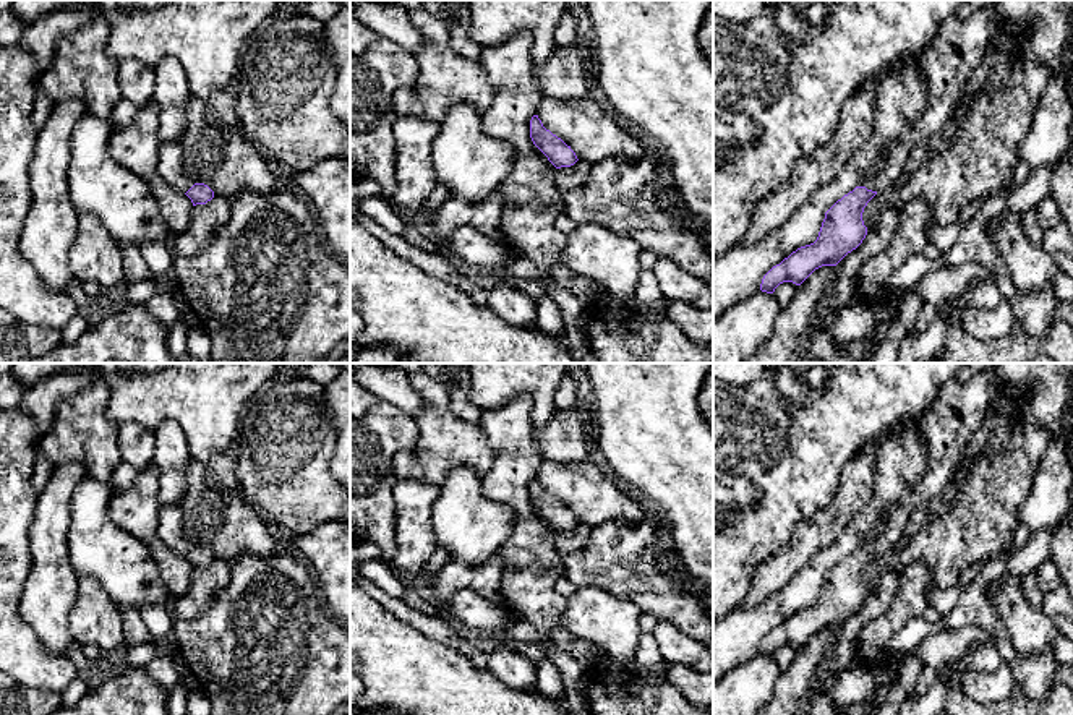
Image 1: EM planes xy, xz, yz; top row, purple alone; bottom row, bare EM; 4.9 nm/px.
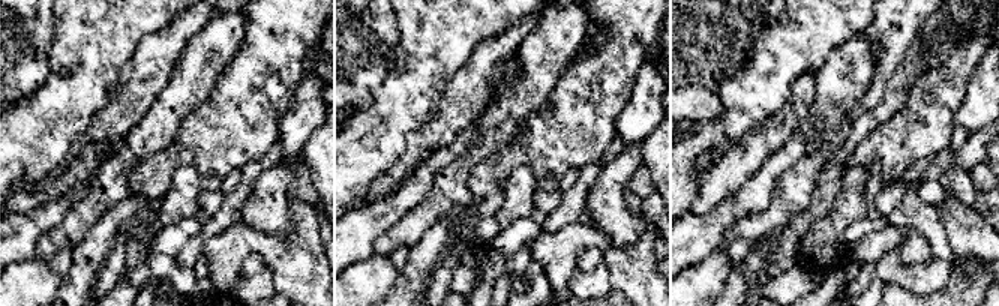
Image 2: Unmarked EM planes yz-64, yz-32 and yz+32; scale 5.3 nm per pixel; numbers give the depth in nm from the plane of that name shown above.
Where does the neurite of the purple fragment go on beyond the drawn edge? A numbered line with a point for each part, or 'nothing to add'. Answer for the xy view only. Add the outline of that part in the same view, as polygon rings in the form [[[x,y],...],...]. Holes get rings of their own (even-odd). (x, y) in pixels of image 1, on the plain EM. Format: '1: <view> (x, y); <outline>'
1: xy (170, 518); [[[180,504],[159,507],[157,533],[172,551],[182,556],[186,556],[195,548],[195,543],[185,537]]]

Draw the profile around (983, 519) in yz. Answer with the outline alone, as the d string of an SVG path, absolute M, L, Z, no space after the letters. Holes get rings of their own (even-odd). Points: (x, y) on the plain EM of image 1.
M998 363L995 378L1000 386L998 396L1010 396L1015 400L1020 394L1024 396L1018 405L1018 422L1010 441L956 470L953 477L956 498L950 509L943 514L932 512L908 545L877 556L862 576L867 592L878 585L887 571L900 574L911 563L926 564L935 587L953 587L969 564L998 558L1011 543L1020 525L1020 506L1032 490L1041 459L1049 443L1065 430L1073 396L1073 363Z

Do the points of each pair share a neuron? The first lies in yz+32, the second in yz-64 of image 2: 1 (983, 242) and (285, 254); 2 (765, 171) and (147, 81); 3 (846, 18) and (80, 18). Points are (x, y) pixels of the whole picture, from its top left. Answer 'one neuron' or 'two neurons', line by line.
1: two neurons
2: two neurons
3: one neuron

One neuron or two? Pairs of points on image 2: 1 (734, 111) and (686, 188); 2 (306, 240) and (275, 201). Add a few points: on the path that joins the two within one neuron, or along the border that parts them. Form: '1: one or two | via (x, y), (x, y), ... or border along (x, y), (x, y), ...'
1: one | via (714, 131), (686, 158), (686, 168)
2: two | border along (290, 200), (293, 231), (284, 237), (258, 231)

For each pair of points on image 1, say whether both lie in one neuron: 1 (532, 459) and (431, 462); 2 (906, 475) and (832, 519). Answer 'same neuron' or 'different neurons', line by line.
1: different neurons
2: different neurons

